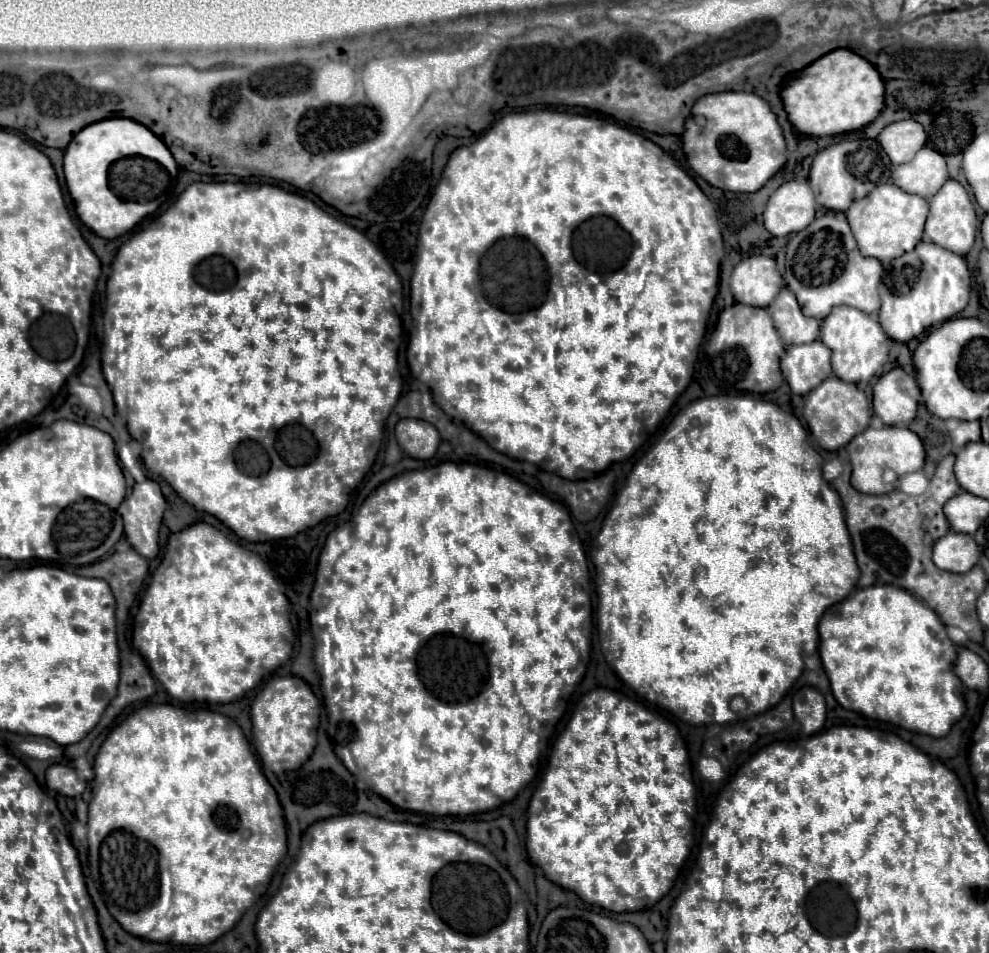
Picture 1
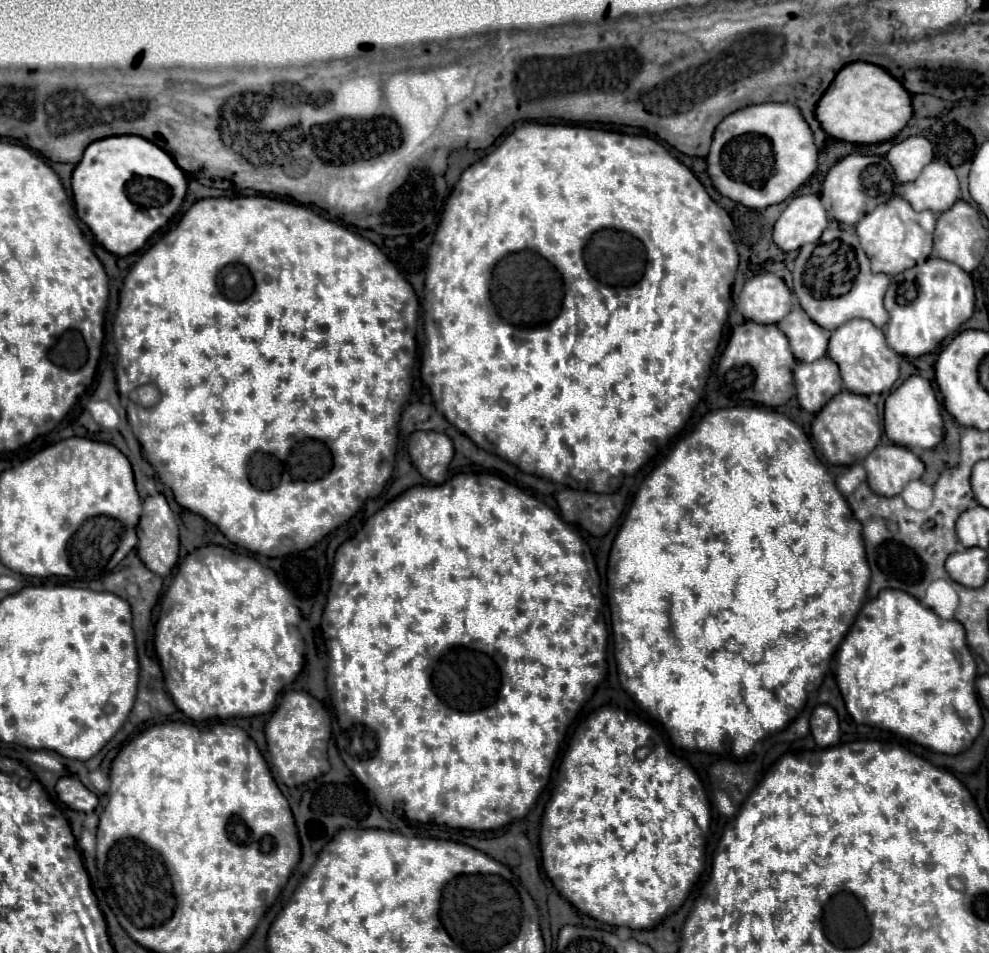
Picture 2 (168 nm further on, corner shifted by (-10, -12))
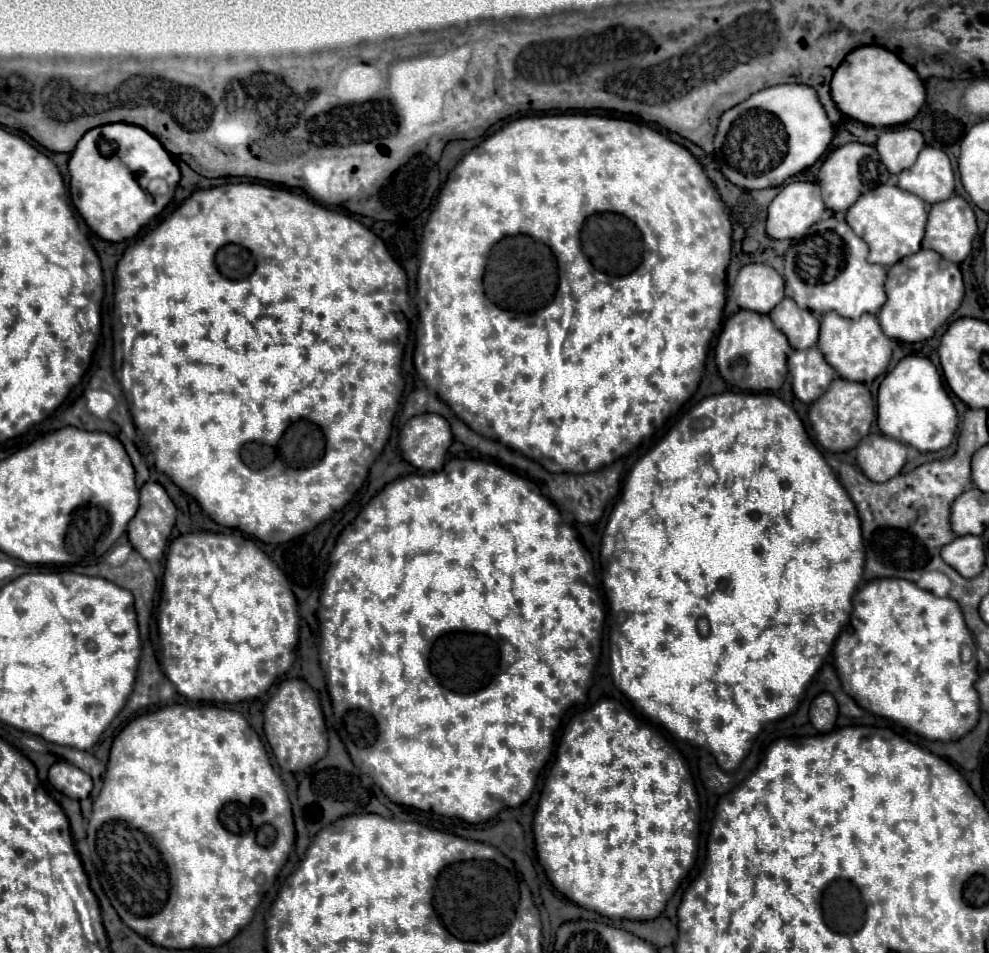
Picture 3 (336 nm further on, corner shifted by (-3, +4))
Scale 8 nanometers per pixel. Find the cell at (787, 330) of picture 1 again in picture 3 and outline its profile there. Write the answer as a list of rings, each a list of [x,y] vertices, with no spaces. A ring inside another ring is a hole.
[[[784,298],[772,312],[772,322],[784,336],[788,338],[790,346],[796,350],[812,348],[818,342],[818,318],[810,310],[798,308],[792,298]]]

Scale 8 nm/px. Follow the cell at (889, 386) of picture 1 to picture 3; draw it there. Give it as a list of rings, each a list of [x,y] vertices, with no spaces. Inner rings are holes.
[[[906,356],[880,382],[878,428],[884,436],[908,444],[920,452],[936,452],[950,446],[958,430],[958,412],[936,366],[928,358]]]

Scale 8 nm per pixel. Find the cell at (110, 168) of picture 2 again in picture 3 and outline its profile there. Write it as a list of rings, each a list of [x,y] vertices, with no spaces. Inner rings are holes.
[[[106,124],[88,130],[78,142],[68,162],[72,202],[102,240],[122,242],[138,234],[154,216],[158,216],[174,196],[180,170],[162,144],[144,128],[134,124]],[[104,138],[116,146],[116,154],[104,158],[96,142]]]

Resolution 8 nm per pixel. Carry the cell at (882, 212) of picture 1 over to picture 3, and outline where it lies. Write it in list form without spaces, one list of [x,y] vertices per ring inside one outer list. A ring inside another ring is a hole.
[[[882,184],[872,192],[866,192],[846,212],[846,222],[850,224],[850,228],[870,246],[868,262],[880,266],[892,266],[896,264],[896,260],[902,260],[904,256],[916,254],[920,250],[926,218],[928,212],[924,200],[890,184]]]

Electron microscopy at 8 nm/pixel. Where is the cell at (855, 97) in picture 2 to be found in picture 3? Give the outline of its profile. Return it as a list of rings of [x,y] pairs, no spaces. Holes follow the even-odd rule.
[[[860,46],[850,52],[834,72],[830,86],[838,108],[868,126],[906,124],[920,112],[926,100],[926,88],[916,70],[882,46]]]

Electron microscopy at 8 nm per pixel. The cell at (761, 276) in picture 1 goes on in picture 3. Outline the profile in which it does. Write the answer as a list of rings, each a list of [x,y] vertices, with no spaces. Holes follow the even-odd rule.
[[[746,264],[736,276],[736,302],[744,310],[768,314],[784,298],[782,276],[766,264]]]

